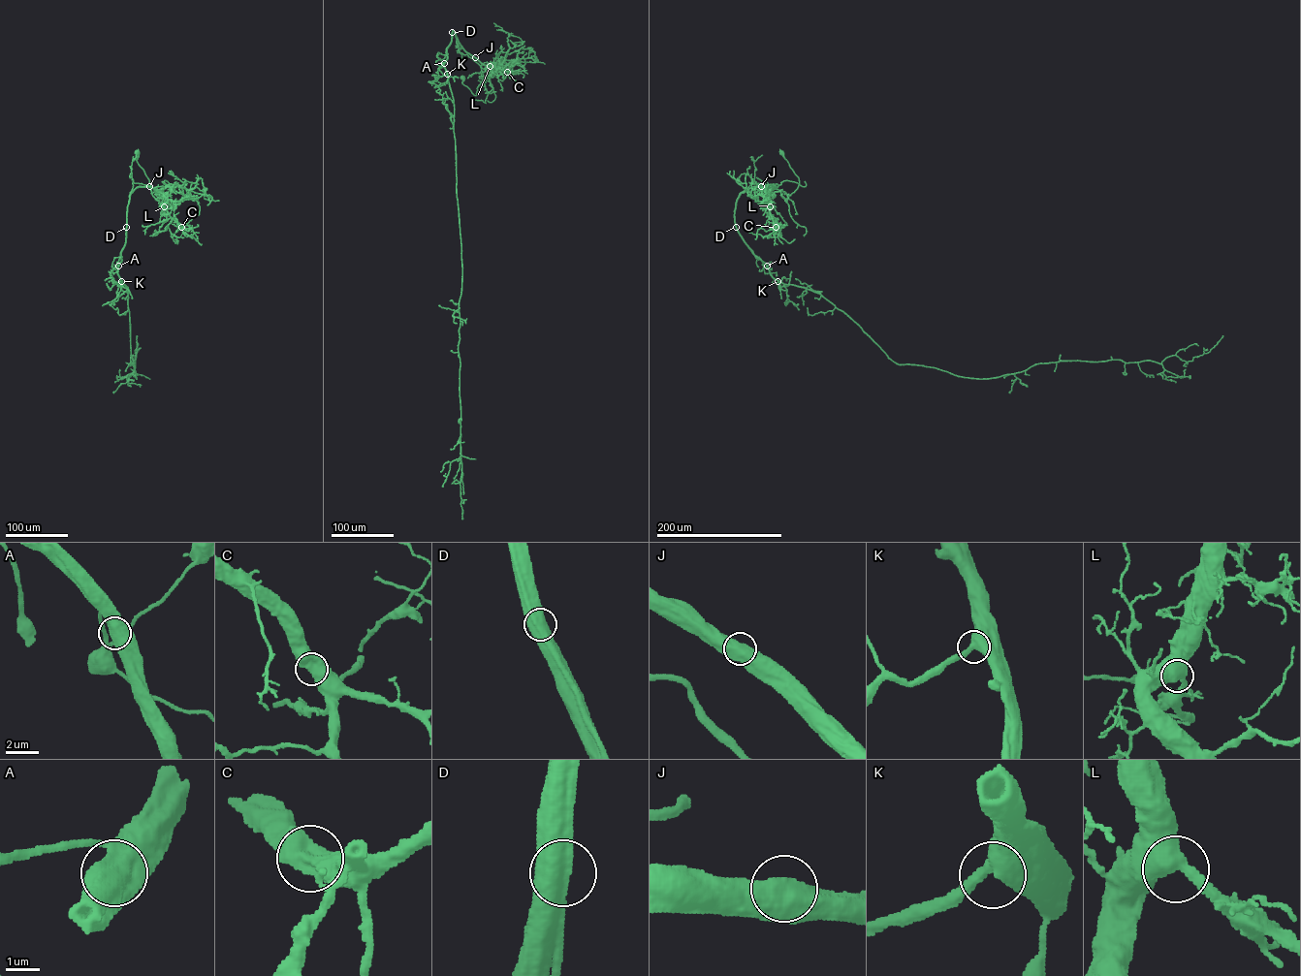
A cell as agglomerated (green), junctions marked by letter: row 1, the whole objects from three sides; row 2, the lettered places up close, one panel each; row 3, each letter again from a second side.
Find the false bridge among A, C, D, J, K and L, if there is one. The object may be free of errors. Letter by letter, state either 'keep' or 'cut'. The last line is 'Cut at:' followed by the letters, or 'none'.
A: keep
C: keep
D: cut
J: keep
K: keep
L: keep
Cut at: D

